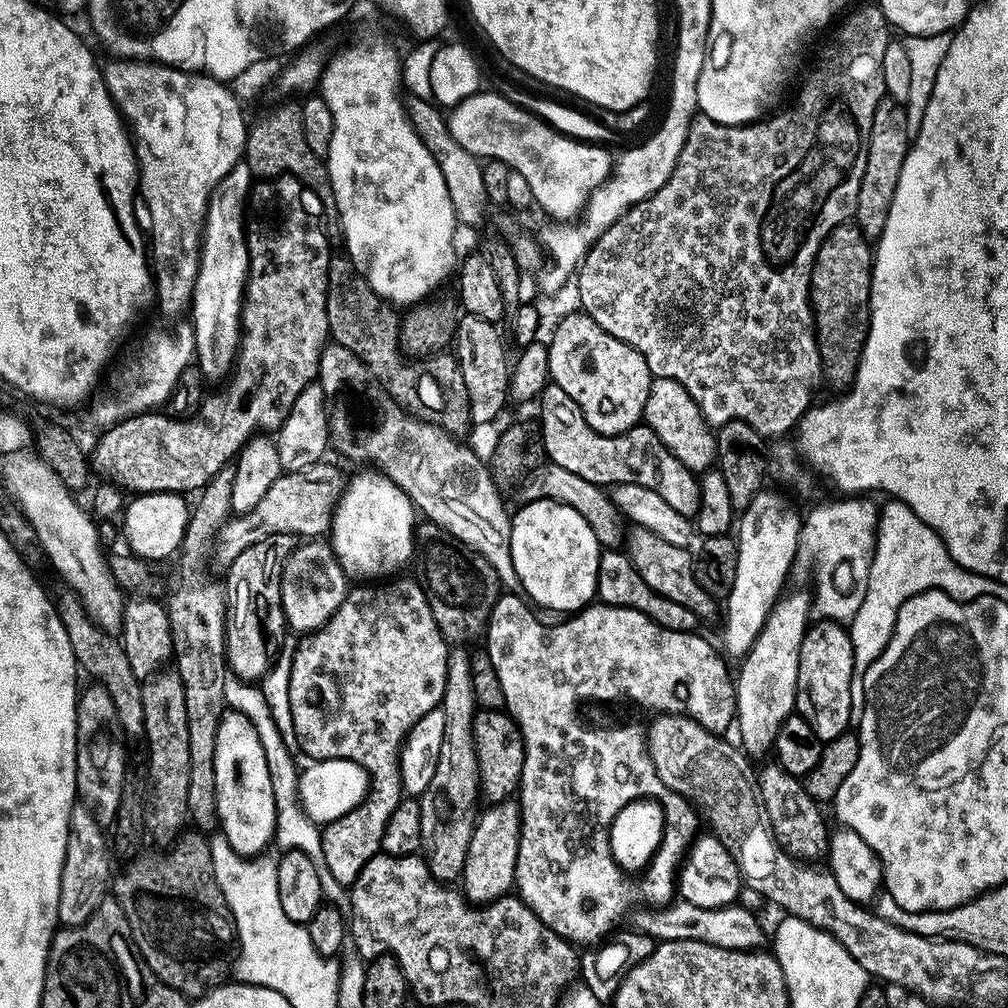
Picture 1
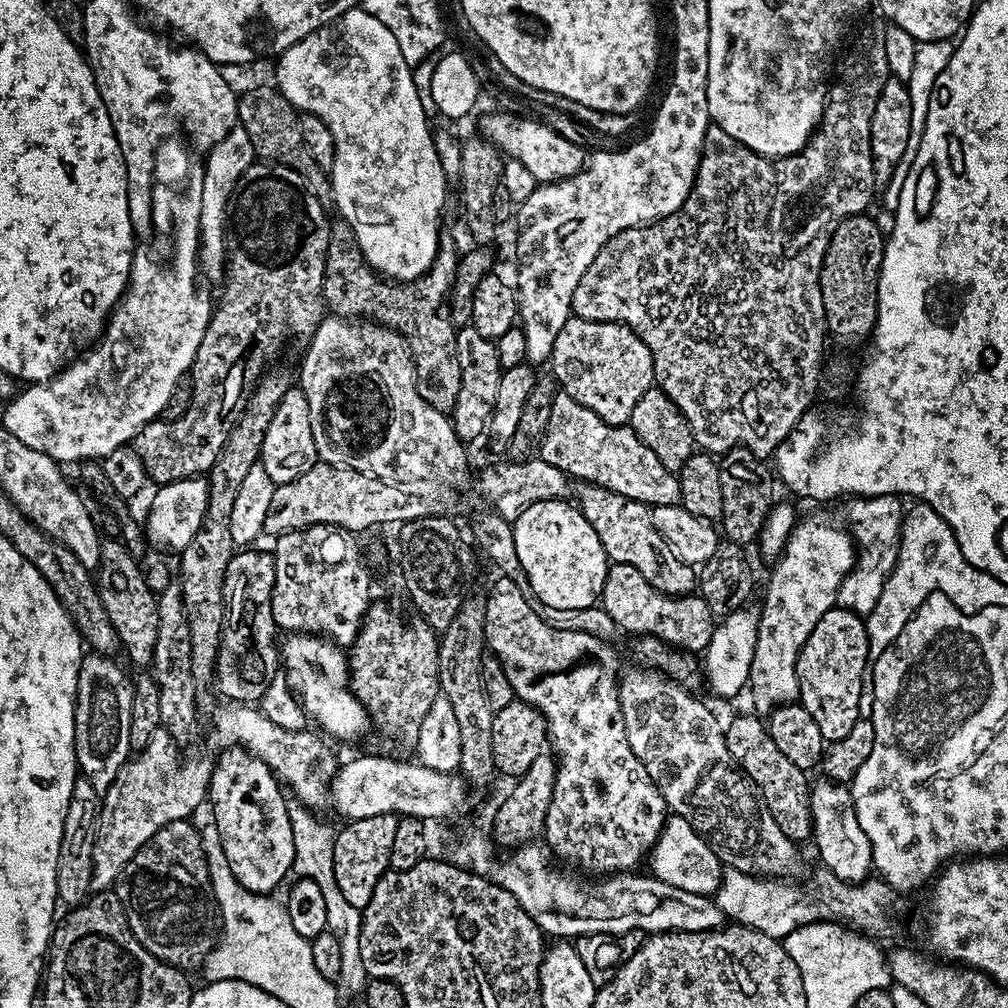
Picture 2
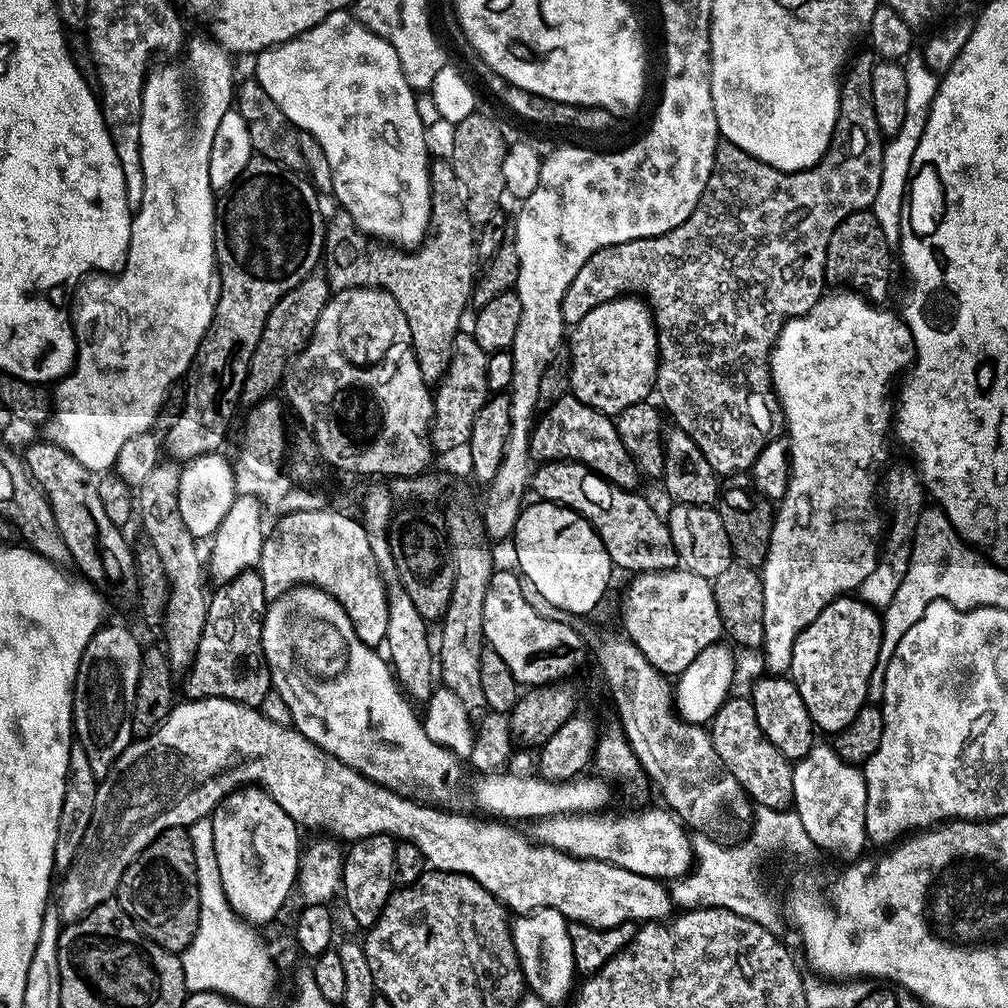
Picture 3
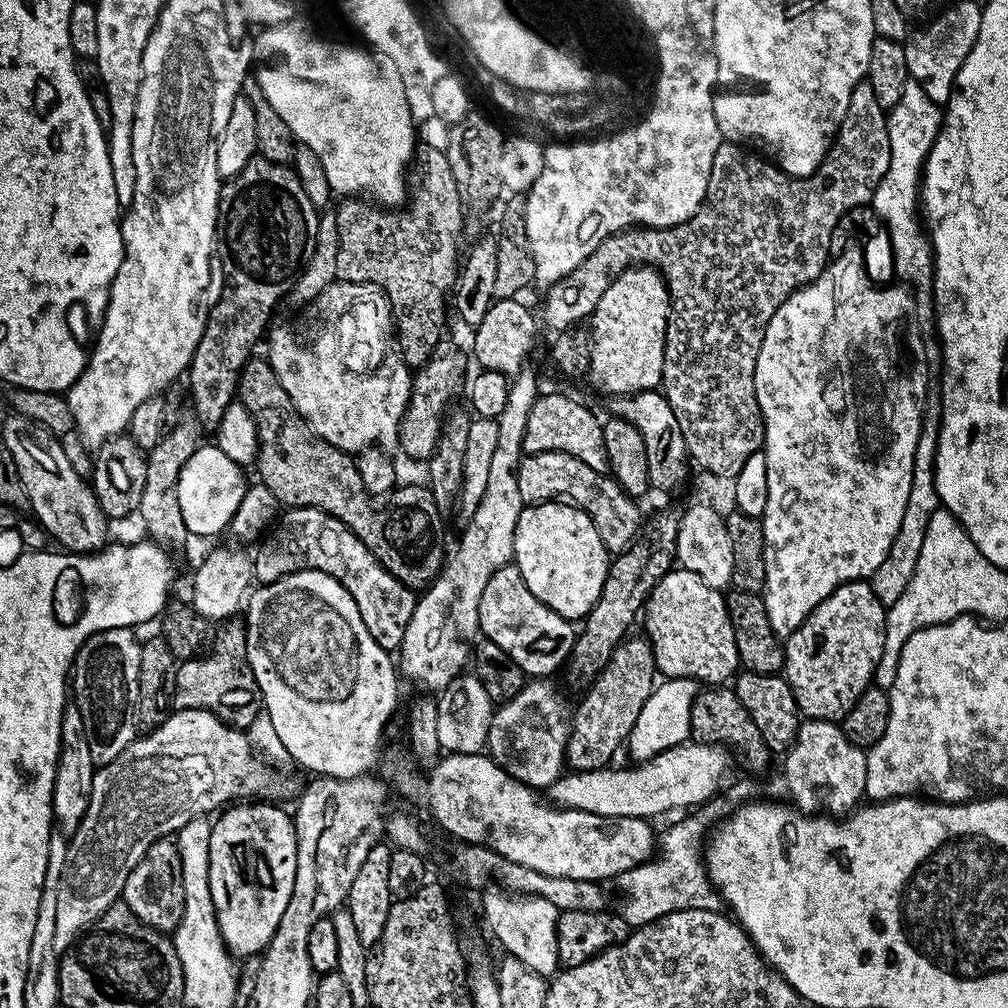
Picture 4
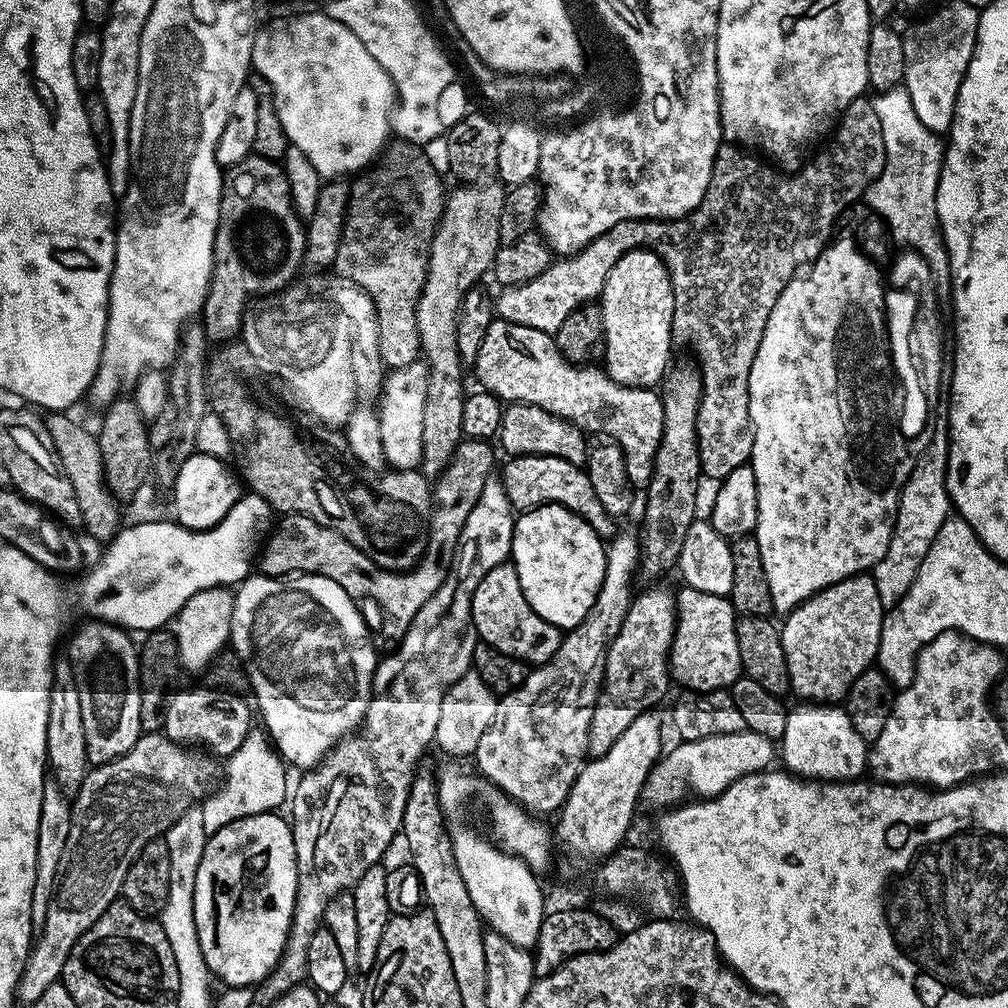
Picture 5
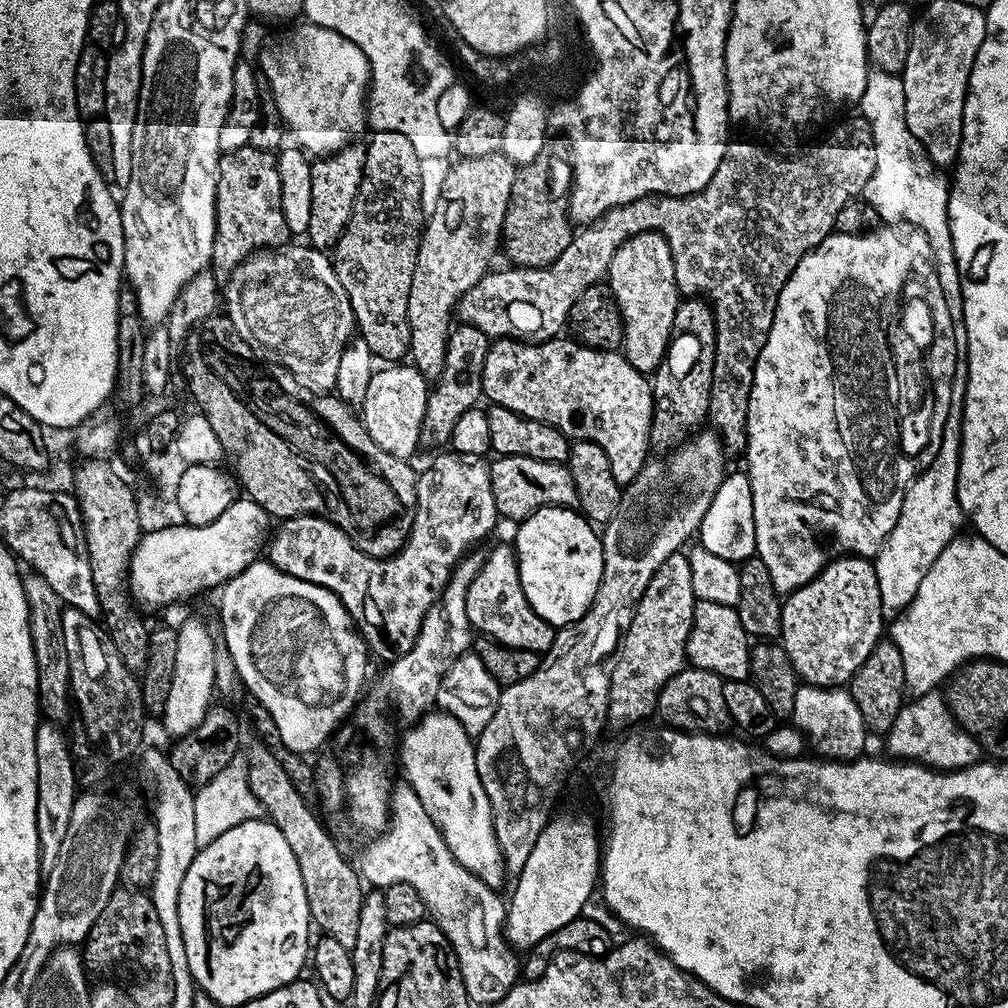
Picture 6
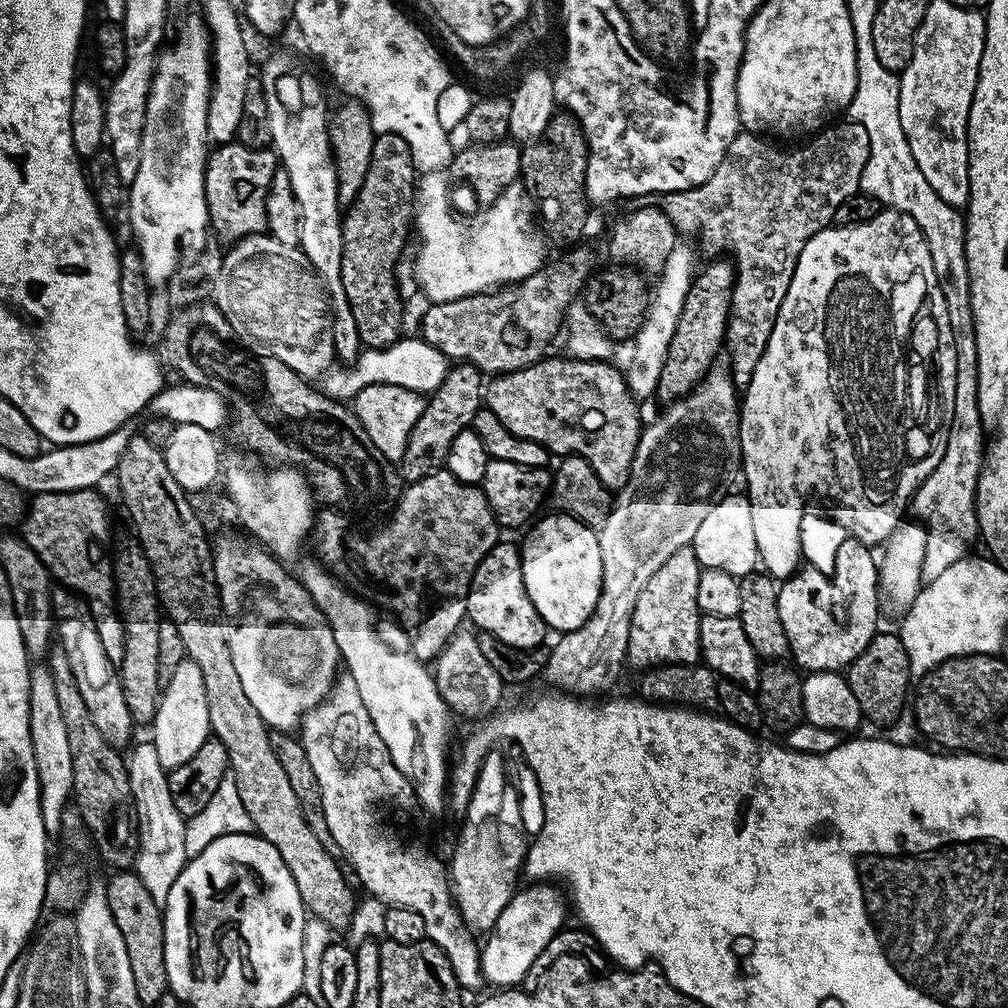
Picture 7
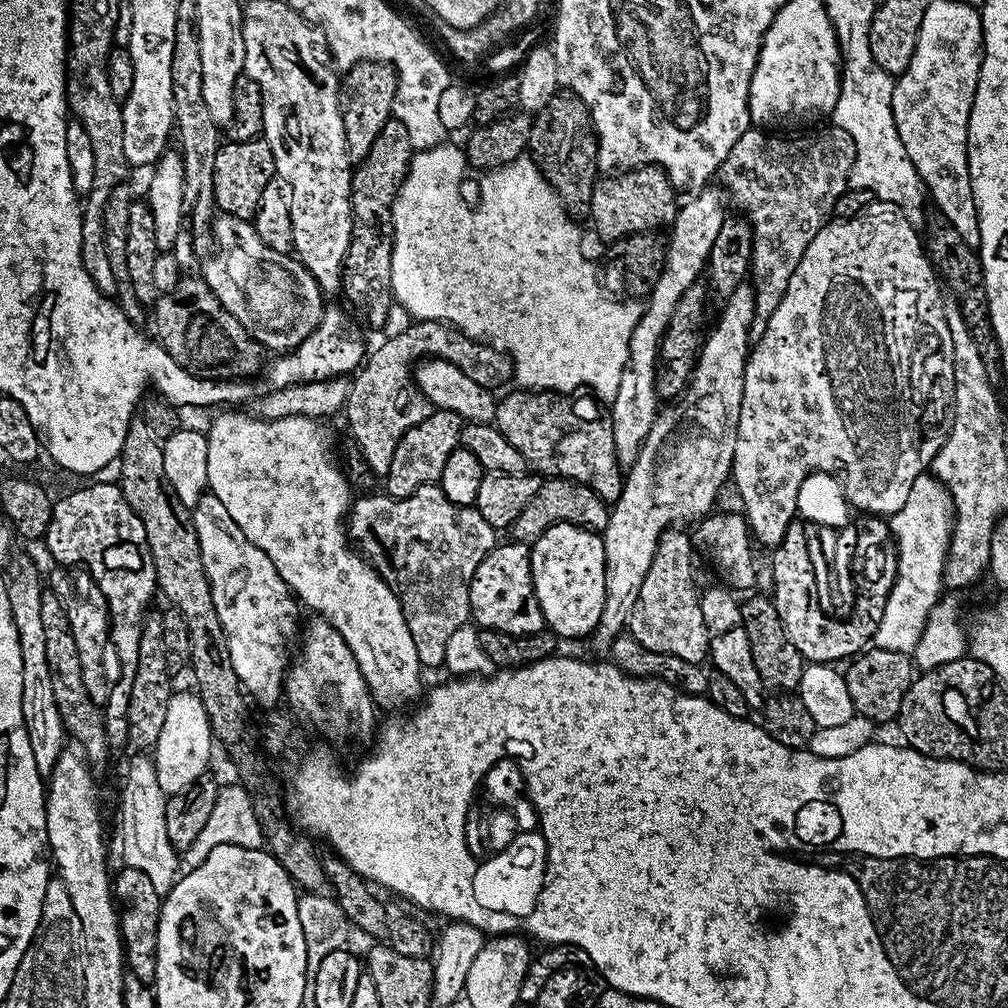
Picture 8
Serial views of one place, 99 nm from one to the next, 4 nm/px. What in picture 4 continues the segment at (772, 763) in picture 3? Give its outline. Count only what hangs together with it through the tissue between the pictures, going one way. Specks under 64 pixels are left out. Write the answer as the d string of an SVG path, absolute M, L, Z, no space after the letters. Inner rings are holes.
M708 686L700 690L692 704L690 728L691 739L695 743L736 748L737 754L744 759L745 766L749 768L749 773L760 772L768 764L770 753L766 742L762 734L758 734L758 726L754 726L754 718L746 714L746 706L742 706L742 702L731 687Z

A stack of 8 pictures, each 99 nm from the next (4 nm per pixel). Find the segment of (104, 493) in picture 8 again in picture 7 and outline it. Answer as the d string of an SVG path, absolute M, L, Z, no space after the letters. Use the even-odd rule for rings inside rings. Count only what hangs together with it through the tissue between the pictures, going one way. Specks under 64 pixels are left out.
M86 488L33 495L22 521L22 539L48 568L53 581L83 597L102 641L102 651L118 666L126 650L126 634L116 606L110 552L108 556L108 504L98 492Z

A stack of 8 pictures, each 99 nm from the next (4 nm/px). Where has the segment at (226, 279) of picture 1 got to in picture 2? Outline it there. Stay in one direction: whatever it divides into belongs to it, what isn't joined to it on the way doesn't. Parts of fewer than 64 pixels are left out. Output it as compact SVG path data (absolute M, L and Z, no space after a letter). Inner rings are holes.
M237 124L228 132L226 138L212 145L203 165L201 213L199 215L200 248L197 263L201 275L219 283L226 274L228 218L226 211L231 203L231 194L238 178L251 164L255 163L256 155L253 143L246 130Z

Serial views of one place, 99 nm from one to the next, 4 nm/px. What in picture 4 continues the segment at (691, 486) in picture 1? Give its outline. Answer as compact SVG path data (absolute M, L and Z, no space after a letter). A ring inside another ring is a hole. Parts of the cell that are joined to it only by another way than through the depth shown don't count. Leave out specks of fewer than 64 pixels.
M552 392L549 396L537 395L534 406L526 418L524 434L525 453L533 452L565 452L590 466L593 472L601 474L609 471L606 448L602 442L604 429L601 417L596 417L590 409L563 396L560 392Z

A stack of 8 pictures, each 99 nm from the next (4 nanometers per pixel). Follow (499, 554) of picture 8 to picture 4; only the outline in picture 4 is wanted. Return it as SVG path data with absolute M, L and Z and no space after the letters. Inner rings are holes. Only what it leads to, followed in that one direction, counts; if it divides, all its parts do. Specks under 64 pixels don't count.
M509 562L506 566L499 568L490 578L490 582L486 582L486 590L482 590L482 602L478 606L478 614L480 615L480 632L487 639L498 642L498 646L502 646L502 650L506 650L506 654L510 654L510 658L514 658L514 662L518 662L518 666L522 666L525 677L551 677L553 675L551 672L559 664L561 667L572 655L572 648L576 644L578 635L577 629L557 612L547 608L528 589L518 566L514 562Z

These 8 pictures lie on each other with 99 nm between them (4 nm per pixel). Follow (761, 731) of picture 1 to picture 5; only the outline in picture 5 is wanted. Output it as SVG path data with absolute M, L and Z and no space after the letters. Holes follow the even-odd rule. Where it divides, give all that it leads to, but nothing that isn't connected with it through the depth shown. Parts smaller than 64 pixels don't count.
M852 238L833 239L817 260L807 265L803 274L792 277L782 290L774 310L764 327L754 362L750 366L748 397L750 398L750 422L752 423L752 459L754 482L758 490L758 518L754 533L758 550L762 554L762 566L766 570L766 582L770 582L770 598L777 613L794 611L804 600L810 599L831 584L842 582L851 576L859 576L876 567L876 564L890 546L892 528L896 525L896 507L900 491L916 465L918 455L918 432L890 432L890 428L918 428L916 418L916 396L918 386L904 386L894 356L892 322L895 317L890 311L890 292L884 289L880 272L867 260L865 253Z

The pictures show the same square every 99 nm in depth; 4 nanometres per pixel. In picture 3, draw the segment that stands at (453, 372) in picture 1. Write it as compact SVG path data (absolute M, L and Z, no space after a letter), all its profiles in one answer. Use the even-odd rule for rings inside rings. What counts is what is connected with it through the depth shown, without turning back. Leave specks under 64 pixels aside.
M444 158L444 160L433 159L431 161L431 164L430 164L430 167L428 170L428 177L430 178L430 186L432 187L432 209L430 210L430 222L428 223L428 232L426 233L426 235L424 235L424 241L422 241L421 244L417 244L416 247L411 249L411 250L401 250L401 249L399 249L399 248L397 248L397 247L395 247L395 246L393 246L393 245L391 245L383 240L376 239L376 237L374 237L374 236L368 236L367 234L360 231L360 229L356 227L356 223L354 222L354 218L350 218L350 214L348 212L343 211L343 210L336 210L336 213L334 213L333 216L329 215L327 217L327 220L326 220L326 235L324 237L324 255L322 257L322 271L323 271L324 275L327 276L327 278L328 278L329 289L343 290L346 288L381 288L383 290L383 292L388 292L392 297L394 297L396 299L396 301L398 302L398 306L402 310L402 314L406 314L406 322L410 326L410 334L412 335L412 348L413 348L413 350L416 351L416 361L418 362L418 366L420 367L420 373L422 374L422 378L424 380L429 381L429 382L438 382L442 377L444 377L444 371L446 369L448 369L448 362L449 362L449 360L452 359L452 354L454 351L456 337L457 337L458 333L461 331L460 319L462 319L464 316L464 307L467 306L468 300L469 300L469 304L470 304L470 297L473 295L473 292L474 292L474 281L477 279L477 276L478 276L478 264L477 264L477 268L476 268L476 263L478 263L478 257L476 254L477 233L474 231L474 225L470 222L470 218L466 214L466 206L464 205L464 195L462 195L462 193L460 192L460 187L458 186L458 178L456 177L456 175L454 174L454 170L452 169L451 159L448 159L448 158Z

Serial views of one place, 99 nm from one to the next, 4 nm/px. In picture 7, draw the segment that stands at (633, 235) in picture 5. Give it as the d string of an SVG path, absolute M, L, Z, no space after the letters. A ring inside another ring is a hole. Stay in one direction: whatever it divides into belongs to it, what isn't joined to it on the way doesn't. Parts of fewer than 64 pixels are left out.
M847 123L837 128L825 127L815 137L817 140L813 142L812 148L796 148L793 152L779 148L776 145L779 143L759 134L737 134L724 153L722 162L714 174L706 178L706 182L697 188L665 192L659 197L658 206L666 218L670 218L677 233L696 236L700 232L701 242L712 254L727 254L736 266L732 309L728 315L726 356L728 352L732 359L730 371L737 389L748 388L750 378L754 378L754 366L758 366L758 358L762 358L766 350L770 330L774 330L782 298L786 298L790 278L794 278L796 263L806 242L832 224L834 210L838 210L846 198L860 192L862 170L870 158L870 134L866 134L866 126ZM576 252L572 256L572 264L556 264L545 266L524 280L505 286L499 291L479 292L477 296L458 298L454 302L441 304L429 303L424 317L420 320L419 335L428 344L435 344L436 349L452 362L475 364L481 373L499 374L522 370L536 363L545 355L548 343L556 330L561 329L562 321L573 303L572 292L579 293L585 283L588 272L588 256L584 252Z

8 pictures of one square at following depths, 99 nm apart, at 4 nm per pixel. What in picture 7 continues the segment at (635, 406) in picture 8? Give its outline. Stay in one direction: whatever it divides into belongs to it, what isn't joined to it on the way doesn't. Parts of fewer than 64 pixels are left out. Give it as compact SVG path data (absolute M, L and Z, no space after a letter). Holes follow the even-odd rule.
M678 242L674 250L666 258L666 266L658 273L660 280L654 284L648 301L648 312L644 316L642 326L637 330L631 341L632 357L628 360L628 368L623 369L624 379L628 382L628 388L637 398L649 396L655 397L658 378L662 374L662 366L666 362L666 354L670 350L670 342L676 333L678 326L678 314L682 314L682 302L686 302L686 294L692 285L692 278L698 271L696 264L696 252L688 242Z

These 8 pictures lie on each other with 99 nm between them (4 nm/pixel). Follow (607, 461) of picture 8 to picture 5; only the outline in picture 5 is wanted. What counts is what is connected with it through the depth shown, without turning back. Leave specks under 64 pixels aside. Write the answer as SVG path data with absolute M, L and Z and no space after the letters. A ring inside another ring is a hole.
M494 318L490 322L486 330L486 338L482 338L474 371L480 379L479 387L494 396L499 396L501 401L542 406L542 410L563 420L569 420L585 434L601 432L614 438L614 442L618 442L618 446L624 452L628 483L636 490L647 489L652 477L658 442L662 438L662 402L659 391L619 384L600 366L572 364L569 360L565 360L558 350L553 333L499 318Z

